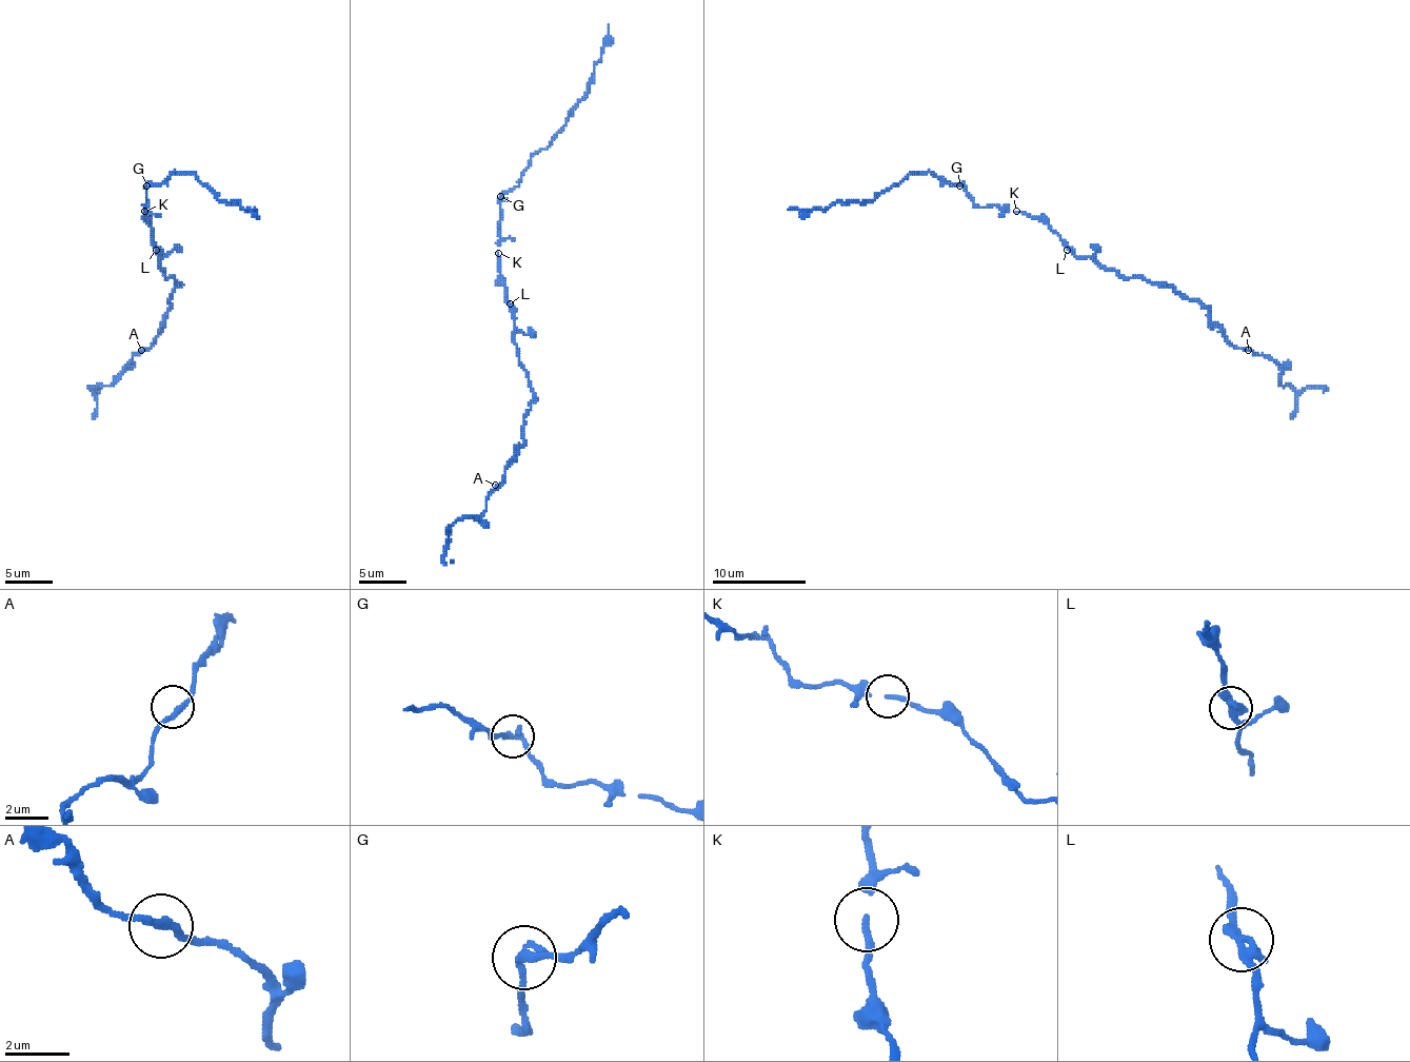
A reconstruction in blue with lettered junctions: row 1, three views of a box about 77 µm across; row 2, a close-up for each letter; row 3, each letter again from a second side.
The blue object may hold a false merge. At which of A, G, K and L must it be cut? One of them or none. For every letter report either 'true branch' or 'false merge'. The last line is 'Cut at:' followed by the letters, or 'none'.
A: true branch
G: true branch
K: true branch
L: true branch
Cut at: none

